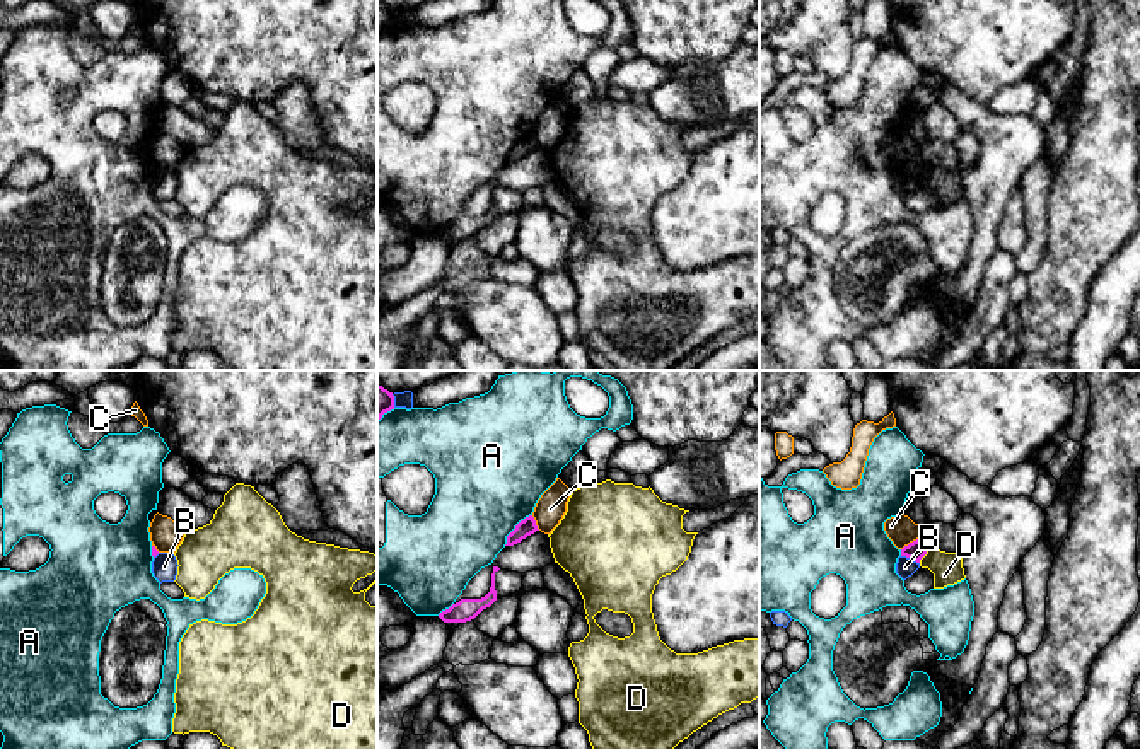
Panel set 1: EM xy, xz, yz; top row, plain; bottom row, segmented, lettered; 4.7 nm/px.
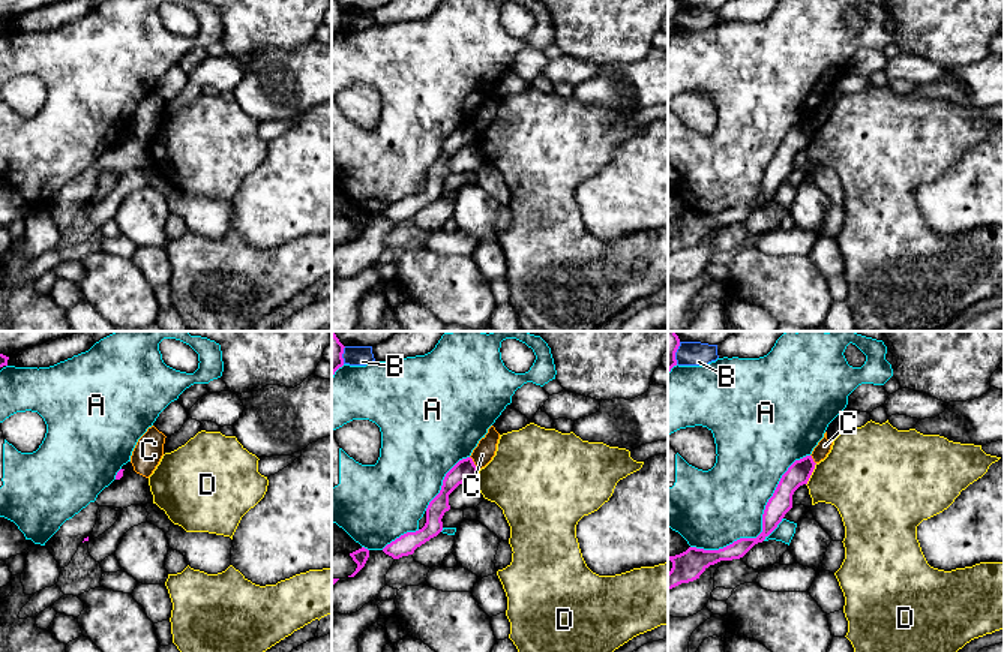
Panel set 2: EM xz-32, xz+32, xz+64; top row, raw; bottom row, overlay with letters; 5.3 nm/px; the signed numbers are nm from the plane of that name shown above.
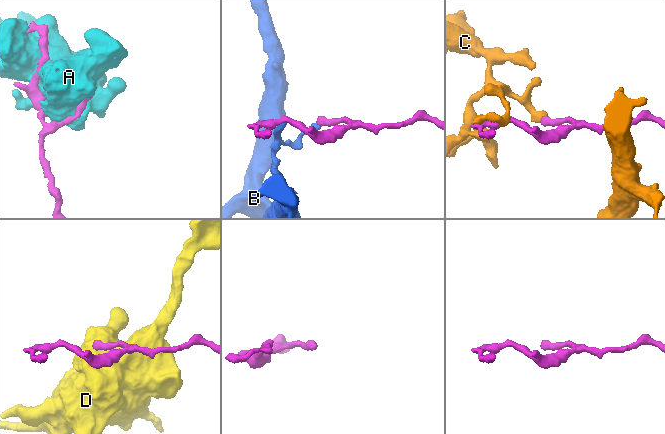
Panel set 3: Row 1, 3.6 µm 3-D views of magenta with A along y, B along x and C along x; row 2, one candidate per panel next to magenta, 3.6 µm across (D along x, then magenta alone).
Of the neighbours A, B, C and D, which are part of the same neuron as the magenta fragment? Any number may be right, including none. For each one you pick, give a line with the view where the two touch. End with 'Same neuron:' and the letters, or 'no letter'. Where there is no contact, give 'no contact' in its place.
Same neuron: no letter

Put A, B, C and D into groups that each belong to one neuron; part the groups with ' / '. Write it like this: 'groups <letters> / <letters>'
groups A / B / C / D

